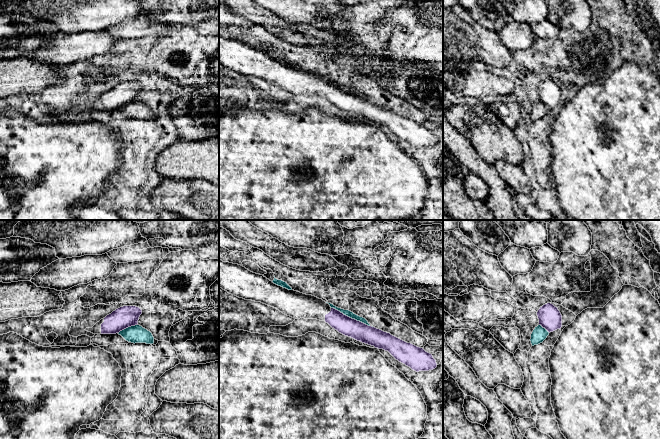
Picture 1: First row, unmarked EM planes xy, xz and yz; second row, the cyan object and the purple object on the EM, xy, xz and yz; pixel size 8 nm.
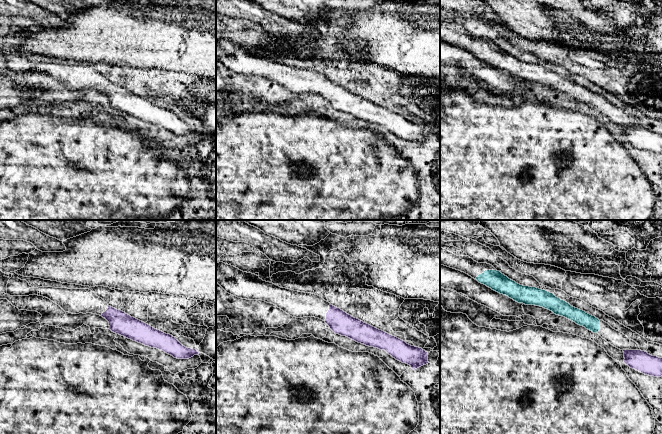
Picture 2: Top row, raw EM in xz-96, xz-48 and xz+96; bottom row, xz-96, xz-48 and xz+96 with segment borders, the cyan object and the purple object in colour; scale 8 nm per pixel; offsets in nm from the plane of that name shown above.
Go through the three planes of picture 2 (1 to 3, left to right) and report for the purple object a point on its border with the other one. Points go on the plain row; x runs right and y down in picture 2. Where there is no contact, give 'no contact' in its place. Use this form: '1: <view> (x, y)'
1: no contact
2: no contact
3: no contact

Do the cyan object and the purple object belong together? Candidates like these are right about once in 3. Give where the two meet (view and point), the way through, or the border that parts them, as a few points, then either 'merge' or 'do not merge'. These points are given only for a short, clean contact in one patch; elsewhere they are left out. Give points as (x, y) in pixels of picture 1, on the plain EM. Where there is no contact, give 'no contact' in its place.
xz (350, 93) | along xz (331, 83), (369, 102) | do not merge

